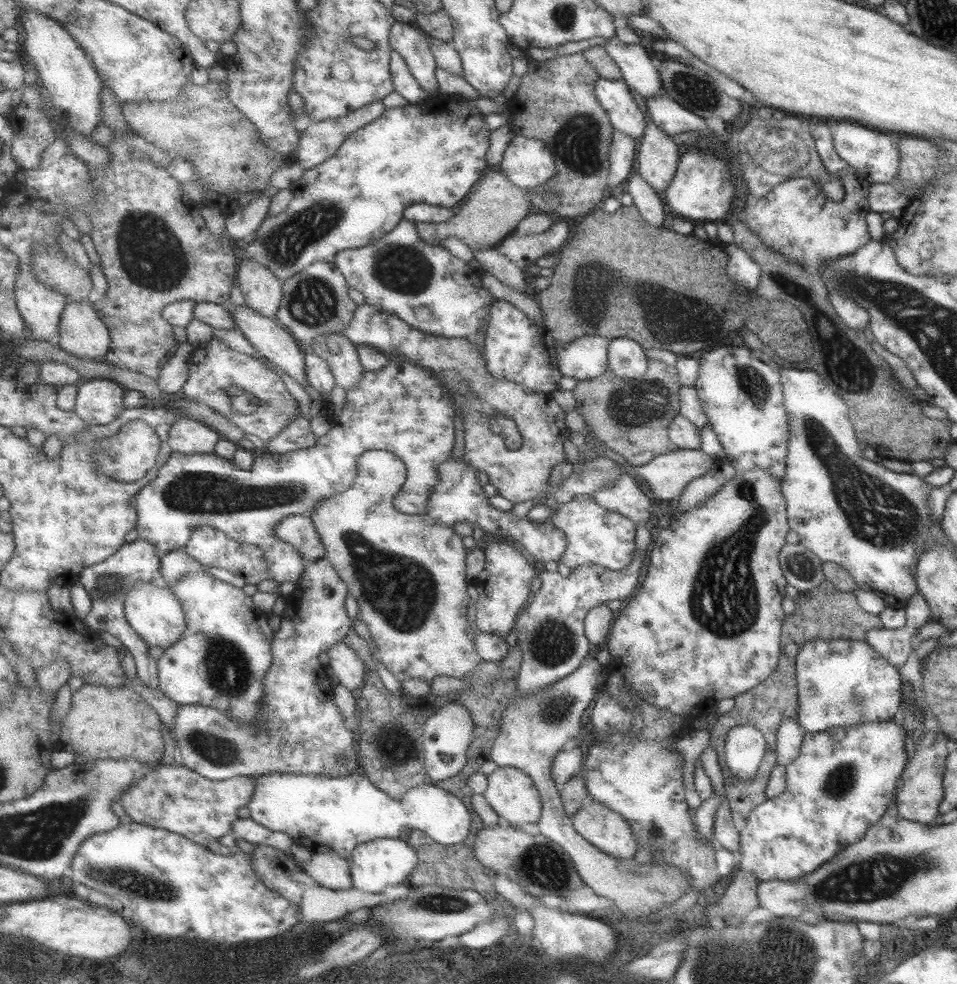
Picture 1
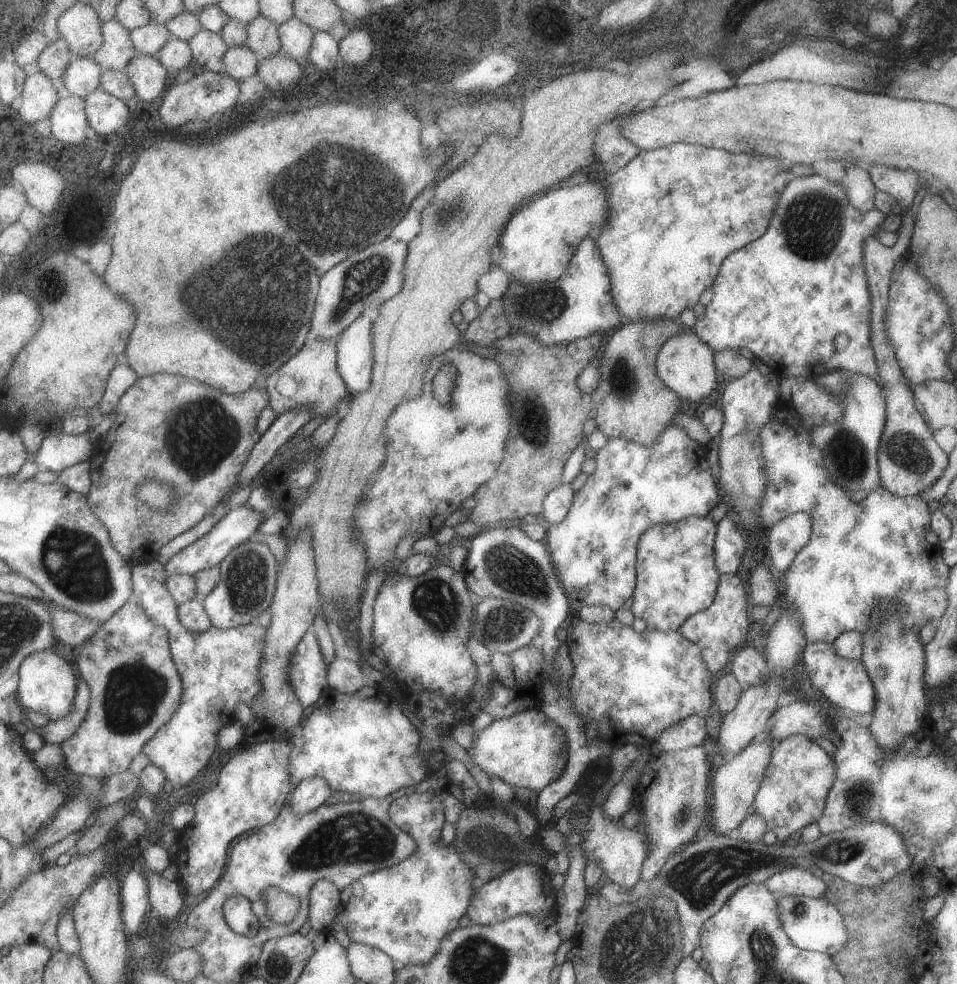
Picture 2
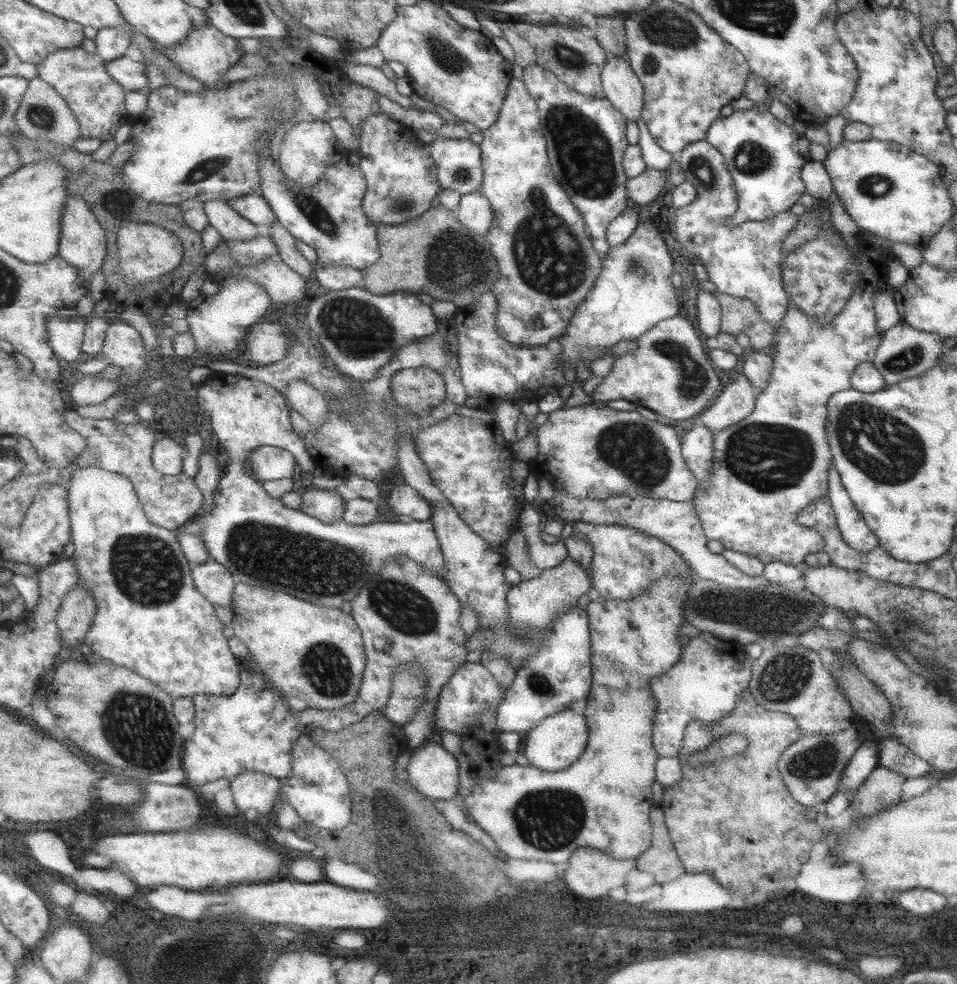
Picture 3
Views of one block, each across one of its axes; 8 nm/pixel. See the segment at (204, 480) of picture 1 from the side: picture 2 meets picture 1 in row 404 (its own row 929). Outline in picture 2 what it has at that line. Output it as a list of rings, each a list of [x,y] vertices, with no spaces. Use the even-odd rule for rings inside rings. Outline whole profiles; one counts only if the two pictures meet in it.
[[[413,794],[407,798],[399,798],[391,806],[391,816],[395,824],[399,824],[407,834],[415,838],[415,854],[405,862],[385,868],[375,874],[367,874],[361,880],[355,880],[349,888],[343,890],[343,910],[337,914],[337,922],[343,924],[347,936],[353,944],[367,944],[381,948],[387,952],[397,966],[429,966],[443,950],[443,942],[455,930],[459,930],[463,914],[469,914],[471,900],[477,882],[475,870],[461,858],[459,850],[445,844],[445,828],[447,828],[447,812],[439,794]]]

